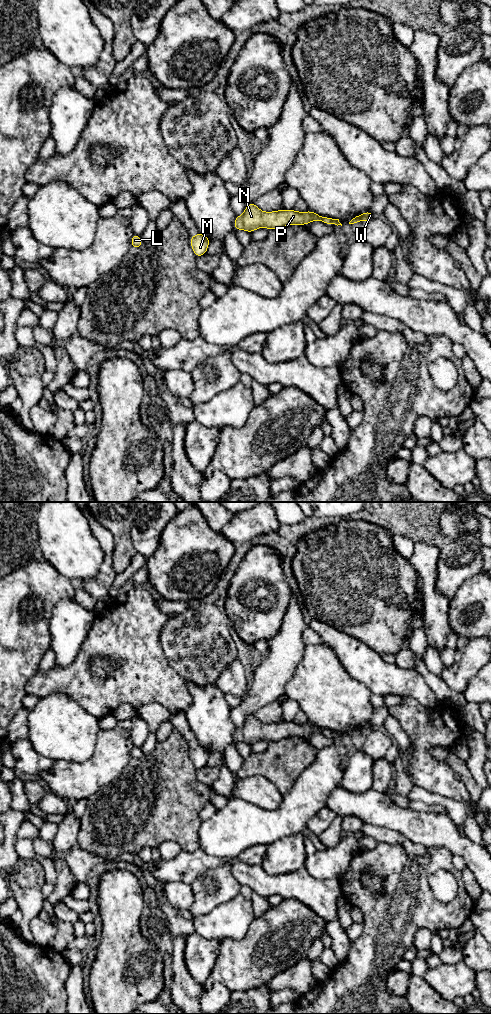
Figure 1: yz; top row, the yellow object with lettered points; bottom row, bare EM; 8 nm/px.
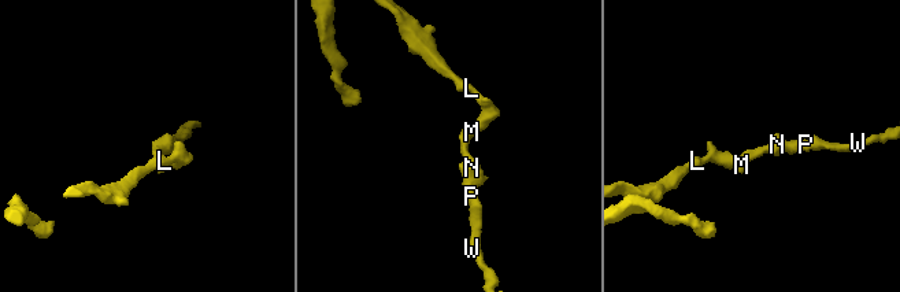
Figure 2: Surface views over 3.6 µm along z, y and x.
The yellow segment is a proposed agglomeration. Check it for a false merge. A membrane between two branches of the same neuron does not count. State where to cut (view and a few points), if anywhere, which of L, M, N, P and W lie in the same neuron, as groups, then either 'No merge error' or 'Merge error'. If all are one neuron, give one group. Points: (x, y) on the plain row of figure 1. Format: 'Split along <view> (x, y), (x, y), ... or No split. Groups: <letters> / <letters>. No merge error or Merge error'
No split. Groups: L M N P W. No merge error

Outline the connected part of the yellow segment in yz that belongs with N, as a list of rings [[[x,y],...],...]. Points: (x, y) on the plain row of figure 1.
[[[249,715],[244,725],[234,731],[235,742],[245,742],[252,745],[258,740],[269,742],[279,741],[287,737],[306,737],[312,733],[321,733],[327,737],[341,737],[339,731],[320,728],[313,723],[297,724],[293,722],[279,722],[272,724],[261,723],[255,715]]]

